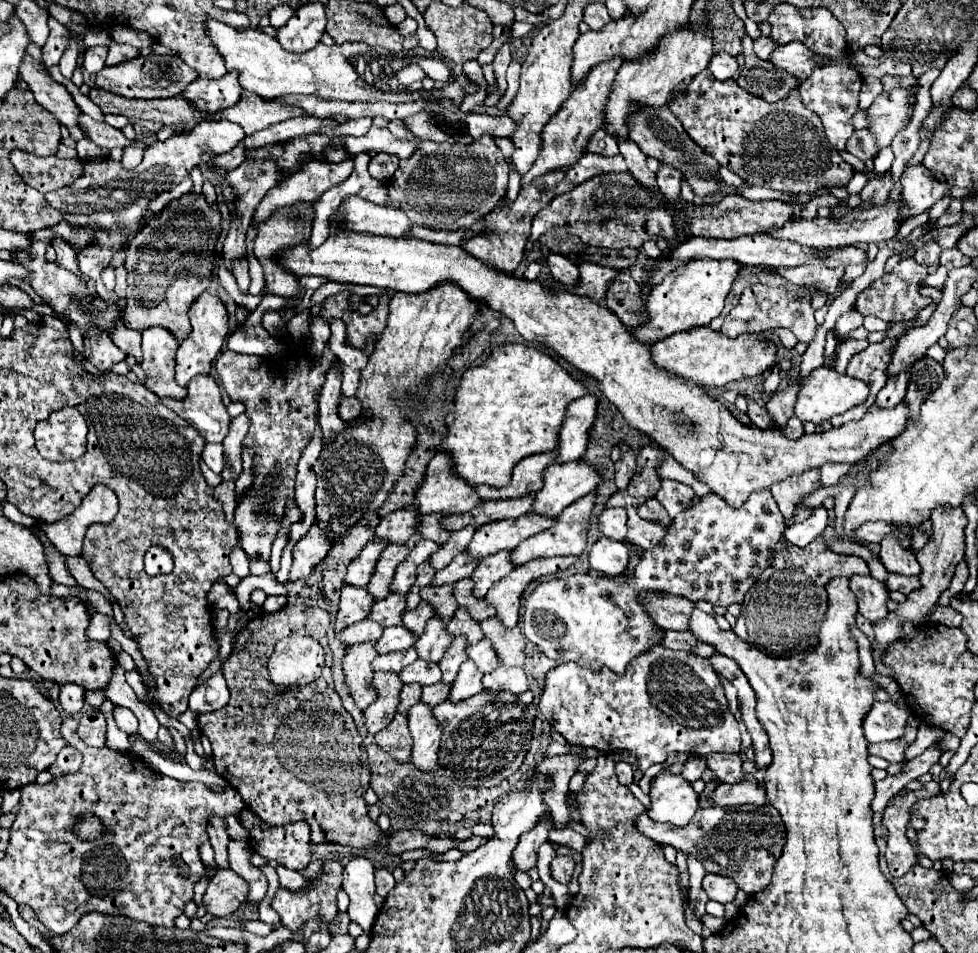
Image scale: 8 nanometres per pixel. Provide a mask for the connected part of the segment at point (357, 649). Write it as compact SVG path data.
M372 642L350 646L344 656L344 676L350 688L350 694L360 710L370 706L376 700L376 688L372 686L374 670L372 660L376 658L376 648Z

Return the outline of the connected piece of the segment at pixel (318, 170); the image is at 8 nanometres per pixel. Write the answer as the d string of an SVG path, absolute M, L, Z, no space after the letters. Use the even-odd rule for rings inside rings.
M352 158L344 160L342 164L326 164L326 162L306 164L302 170L294 172L294 176L286 178L264 196L264 200L254 212L254 220L264 222L276 208L290 206L298 200L316 202L318 196L322 196L328 188L346 180L352 168L354 168Z

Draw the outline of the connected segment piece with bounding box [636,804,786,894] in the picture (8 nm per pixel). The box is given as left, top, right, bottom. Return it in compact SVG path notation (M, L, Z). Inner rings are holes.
M770 804L764 806L736 806L736 808L722 808L714 806L708 810L698 810L688 826L678 828L672 824L660 824L648 818L648 814L638 816L636 826L642 834L652 838L658 844L668 844L682 852L684 856L694 856L702 862L706 872L720 874L732 878L740 890L746 894L760 892L770 884L772 868L786 838L782 838L782 818L778 810Z

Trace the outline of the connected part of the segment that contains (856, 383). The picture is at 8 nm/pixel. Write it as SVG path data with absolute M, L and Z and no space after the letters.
M818 368L814 370L806 380L800 382L800 392L798 392L798 400L796 400L796 416L800 420L810 420L814 424L822 424L824 420L830 420L832 416L838 416L838 414L844 414L846 410L858 406L858 404L864 404L866 398L868 398L870 390L868 386L862 382L862 380L856 380L856 378L850 378L846 374L838 374L836 370L832 368Z

